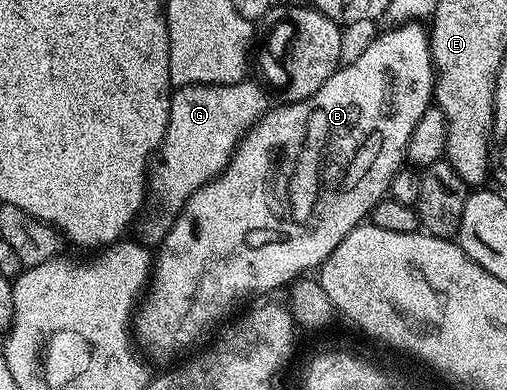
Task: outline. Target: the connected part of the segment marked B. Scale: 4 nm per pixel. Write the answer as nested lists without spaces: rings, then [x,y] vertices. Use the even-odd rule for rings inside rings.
[[[419,22],[400,23],[391,26],[388,32],[383,32],[372,44],[367,44],[359,52],[356,60],[348,59],[335,73],[307,100],[296,104],[288,103],[287,108],[280,112],[272,111],[269,117],[264,117],[242,140],[235,149],[227,168],[215,179],[210,180],[200,192],[195,192],[189,202],[180,210],[166,236],[157,248],[157,255],[153,260],[153,275],[149,281],[149,293],[142,303],[139,319],[141,318],[141,332],[145,339],[155,348],[163,352],[171,352],[174,348],[187,348],[194,340],[199,340],[238,300],[247,300],[250,296],[259,296],[262,292],[271,292],[274,288],[282,289],[290,285],[291,281],[302,277],[312,268],[318,269],[322,263],[341,244],[341,240],[349,235],[353,229],[362,225],[371,215],[378,200],[384,199],[390,193],[391,179],[399,171],[405,160],[407,143],[411,140],[417,122],[421,122],[421,114],[432,107],[435,91],[435,78],[431,62],[431,41],[426,27]],[[295,148],[303,148],[295,156]],[[271,176],[275,180],[287,180],[287,200],[271,200]]]

